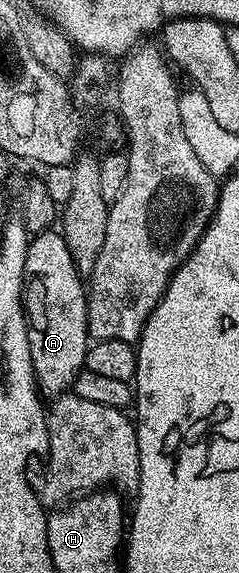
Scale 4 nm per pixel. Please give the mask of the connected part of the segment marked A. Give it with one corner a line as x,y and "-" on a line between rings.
56,229
32,235
27,248
27,268
25,269
25,316
29,319
29,343
33,361
35,385
42,395
56,396
64,394
73,385
85,364
91,339
89,336
89,304
87,286
83,275
77,270
77,262
67,248
65,237

